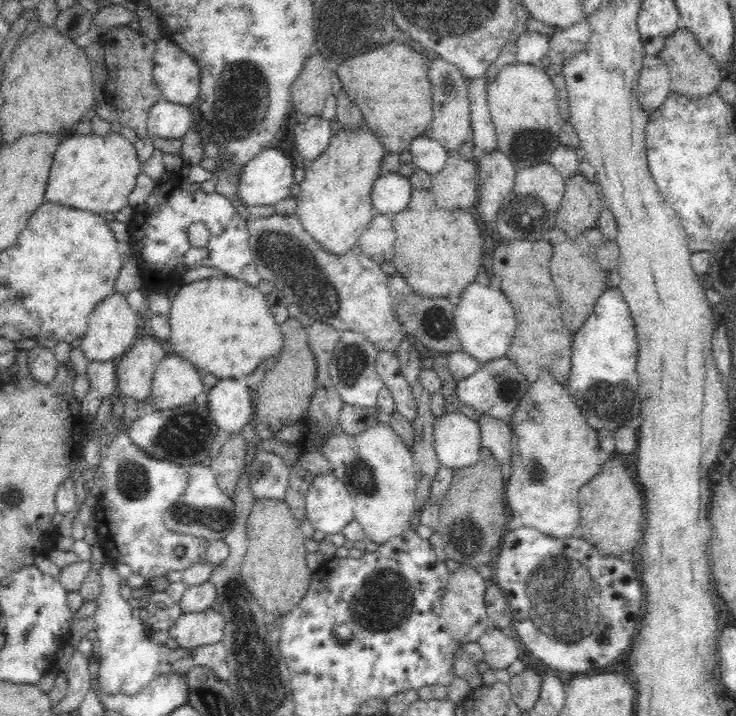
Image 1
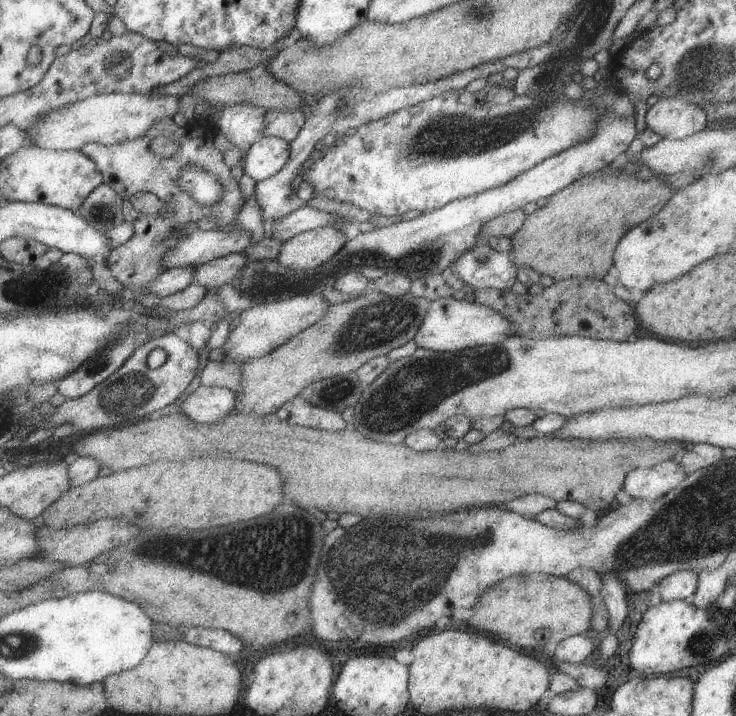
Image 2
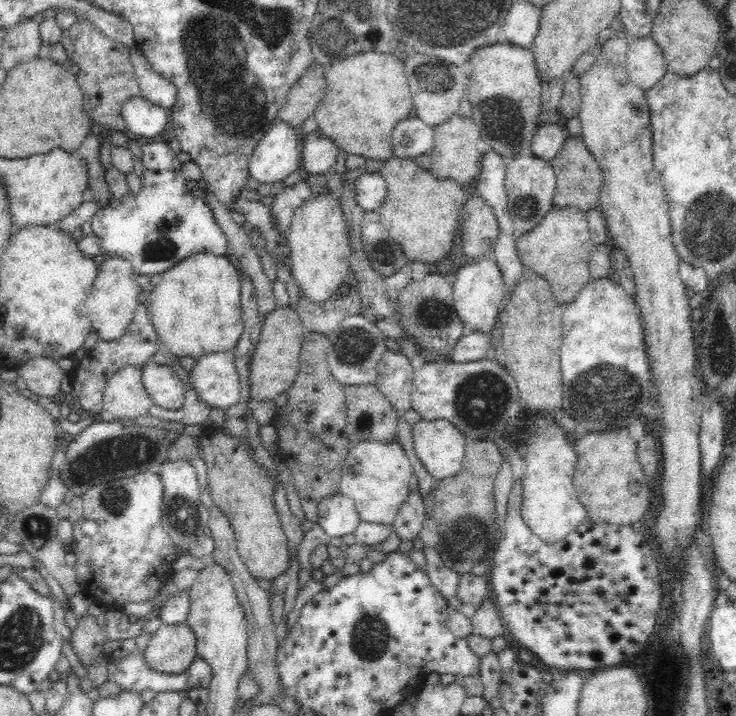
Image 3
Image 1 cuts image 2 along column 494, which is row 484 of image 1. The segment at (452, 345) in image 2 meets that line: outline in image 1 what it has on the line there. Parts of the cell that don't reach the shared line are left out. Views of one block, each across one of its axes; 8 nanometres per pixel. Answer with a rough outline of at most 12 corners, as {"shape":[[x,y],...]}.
{"shape":[[333,473],[312,480],[305,504],[329,536],[354,519],[352,496]]}

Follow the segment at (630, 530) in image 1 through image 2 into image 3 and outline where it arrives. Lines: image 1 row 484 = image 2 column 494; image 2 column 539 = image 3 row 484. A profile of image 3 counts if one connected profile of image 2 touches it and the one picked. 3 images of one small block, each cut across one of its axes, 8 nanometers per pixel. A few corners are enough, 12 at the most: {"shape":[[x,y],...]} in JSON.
{"shape":[[628,428],[580,430],[573,484],[588,519],[638,525],[649,478]]}

